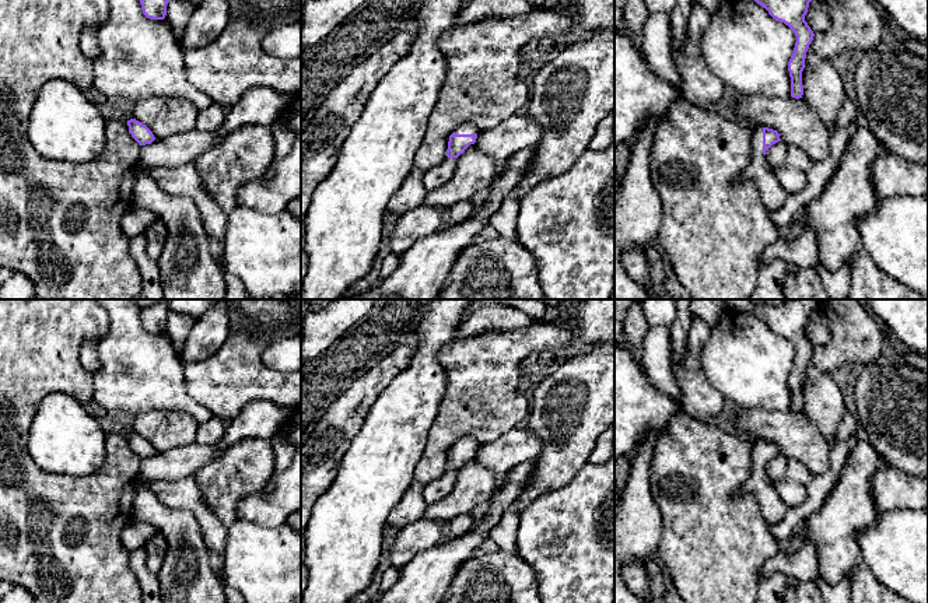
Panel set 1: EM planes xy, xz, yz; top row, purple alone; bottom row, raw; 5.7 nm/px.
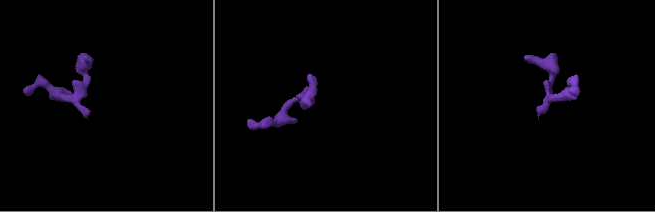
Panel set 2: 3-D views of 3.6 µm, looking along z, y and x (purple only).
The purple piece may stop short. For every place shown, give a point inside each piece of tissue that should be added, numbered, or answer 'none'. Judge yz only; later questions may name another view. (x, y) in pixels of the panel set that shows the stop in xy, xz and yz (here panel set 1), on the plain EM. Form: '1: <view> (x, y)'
1: yz (759, 484)

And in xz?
1: xz (466, 441)

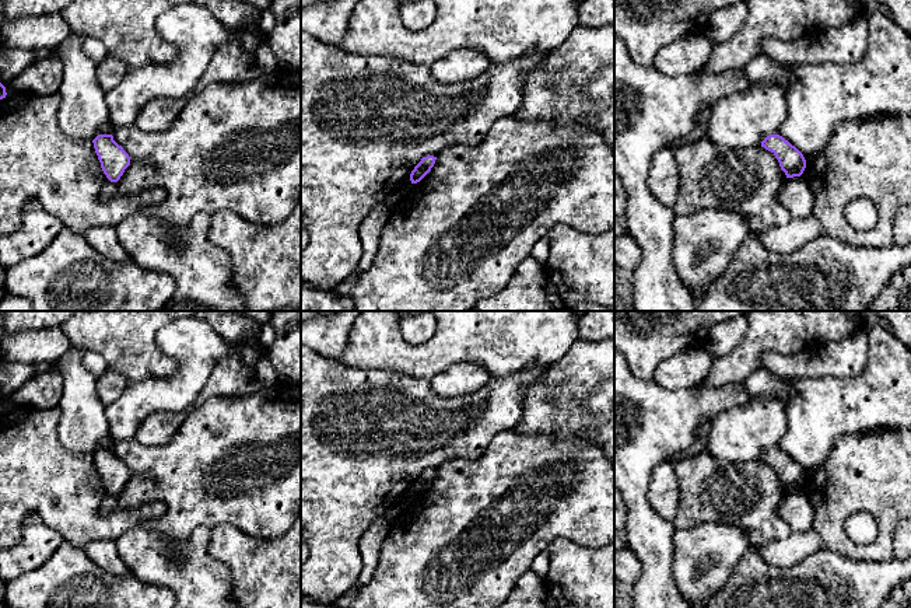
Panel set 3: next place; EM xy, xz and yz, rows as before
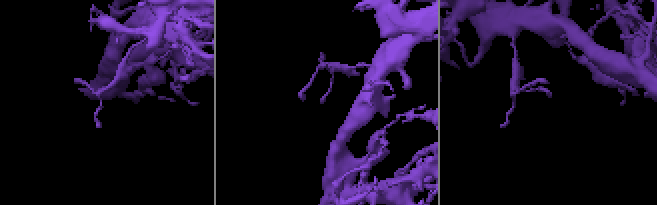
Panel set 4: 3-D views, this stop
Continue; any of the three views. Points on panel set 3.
none

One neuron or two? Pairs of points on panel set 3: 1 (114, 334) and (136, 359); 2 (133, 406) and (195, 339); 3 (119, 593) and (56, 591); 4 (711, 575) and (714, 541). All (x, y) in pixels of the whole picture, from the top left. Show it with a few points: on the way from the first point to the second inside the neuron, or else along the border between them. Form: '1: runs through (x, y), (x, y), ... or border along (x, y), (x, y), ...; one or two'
1: runs through (119, 339), (133, 353); one
2: runs through (156, 394), (171, 392), (193, 370), (195, 362); one
3: runs through (104, 593), (72, 593); one
4: runs through (707, 566), (705, 554), (710, 549); one

